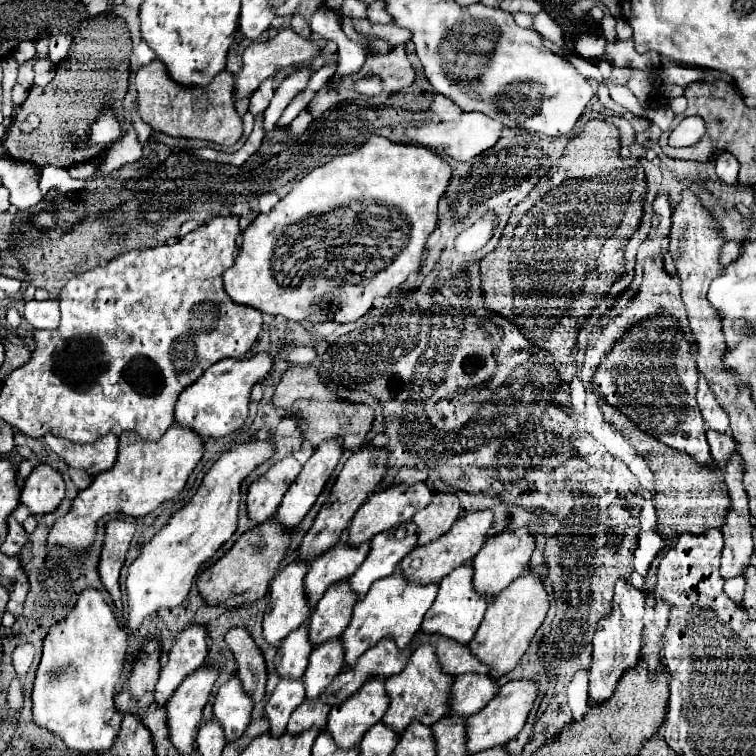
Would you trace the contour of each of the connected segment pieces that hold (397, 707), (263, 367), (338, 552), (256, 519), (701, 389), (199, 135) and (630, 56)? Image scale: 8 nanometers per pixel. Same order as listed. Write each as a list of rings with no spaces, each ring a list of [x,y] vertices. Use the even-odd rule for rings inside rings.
[[[431,645],[417,647],[415,653],[411,655],[407,667],[393,677],[385,679],[385,689],[391,699],[387,713],[383,715],[383,723],[391,727],[397,735],[407,729],[407,725],[417,719],[423,725],[433,725],[437,723],[443,713],[447,713],[447,689],[451,685],[451,677],[447,677],[439,665],[435,665],[435,653],[431,653]]]
[[[267,353],[251,359],[223,359],[211,365],[195,383],[185,387],[175,405],[175,423],[189,427],[199,437],[225,437],[243,427],[249,413],[251,387],[271,371],[271,357]]]
[[[337,543],[333,549],[327,551],[327,555],[315,559],[303,581],[309,605],[315,607],[331,585],[347,581],[347,577],[351,577],[351,573],[355,573],[359,565],[365,561],[367,553],[369,543],[363,543],[359,547]]]
[[[289,455],[277,461],[265,475],[261,475],[249,485],[247,517],[255,525],[261,525],[263,521],[269,521],[275,515],[279,501],[283,499],[287,487],[293,483],[299,471],[301,471],[301,463]]]
[[[699,377],[699,387],[697,387],[697,403],[699,403],[699,411],[703,415],[703,419],[707,421],[707,425],[715,431],[727,433],[729,431],[729,421],[727,421],[727,413],[721,409],[721,405],[717,403],[717,397],[711,393],[705,377]]]
[[[159,59],[141,67],[135,75],[139,115],[145,123],[151,125],[151,129],[167,133],[171,137],[205,139],[227,147],[233,145],[243,135],[243,121],[235,109],[233,87],[235,87],[235,77],[229,71],[221,71],[205,87],[179,85],[171,81],[165,65]]]
[[[627,39],[627,41],[609,41],[605,45],[605,57],[607,61],[613,65],[613,67],[647,67],[645,61],[639,59],[637,51],[633,49],[633,41]]]

